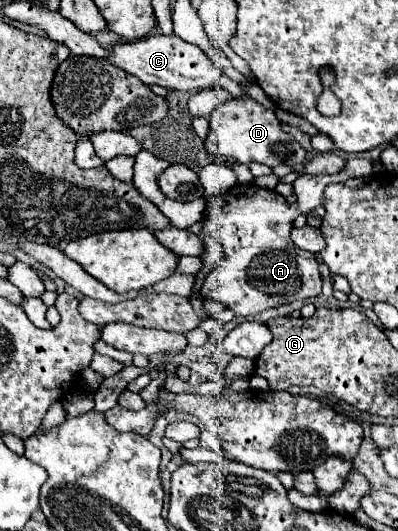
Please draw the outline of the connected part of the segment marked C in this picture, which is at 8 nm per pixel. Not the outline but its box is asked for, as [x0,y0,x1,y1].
[109,35,219,93]

